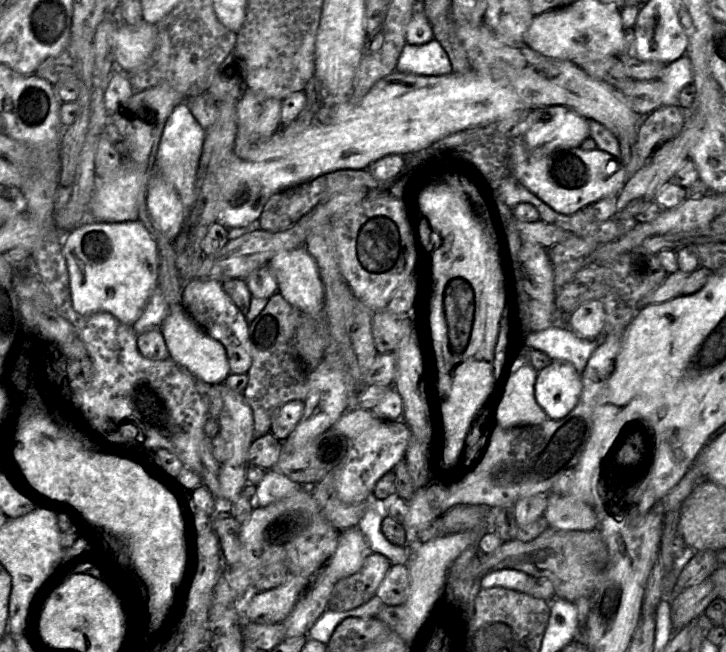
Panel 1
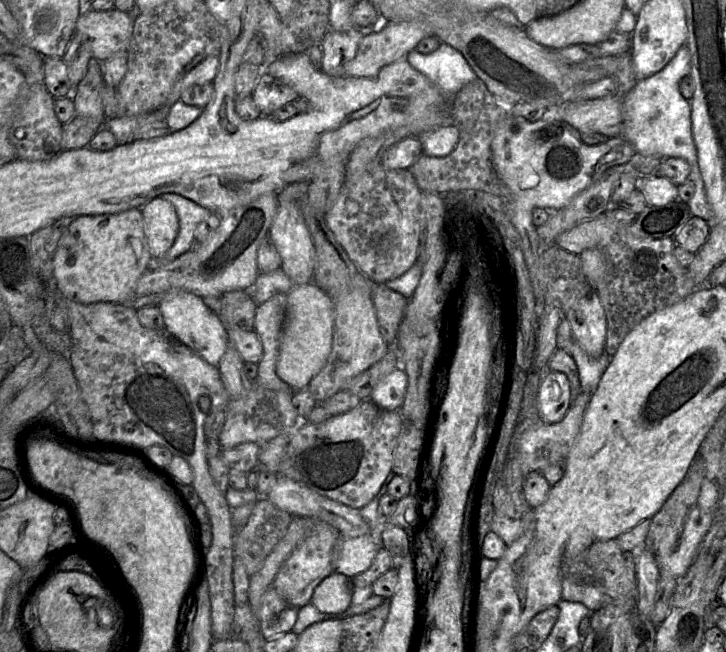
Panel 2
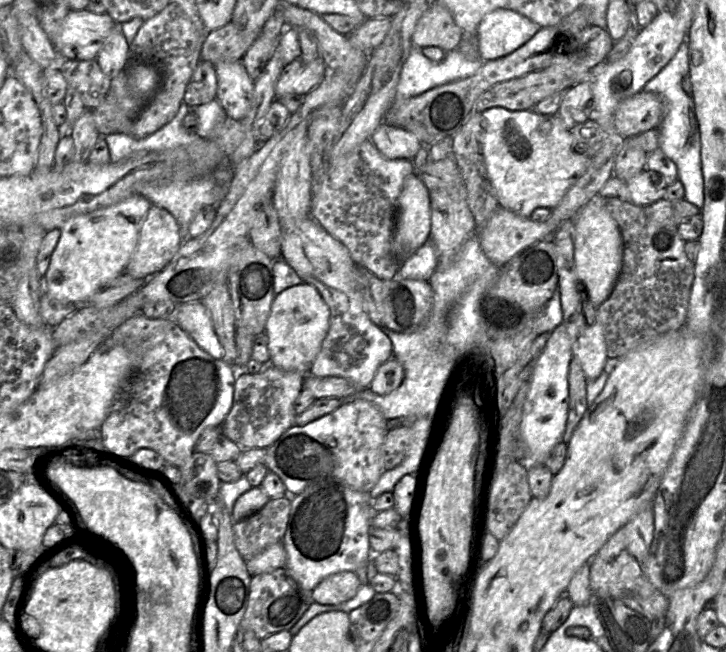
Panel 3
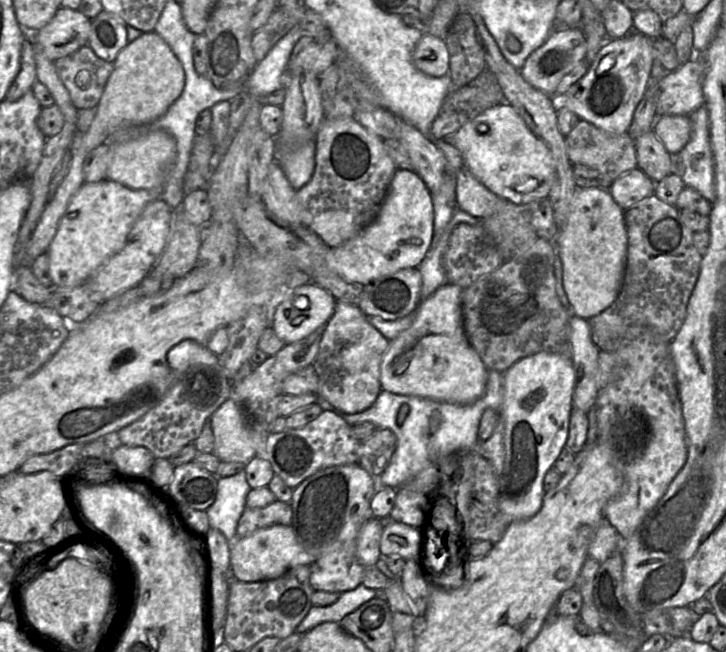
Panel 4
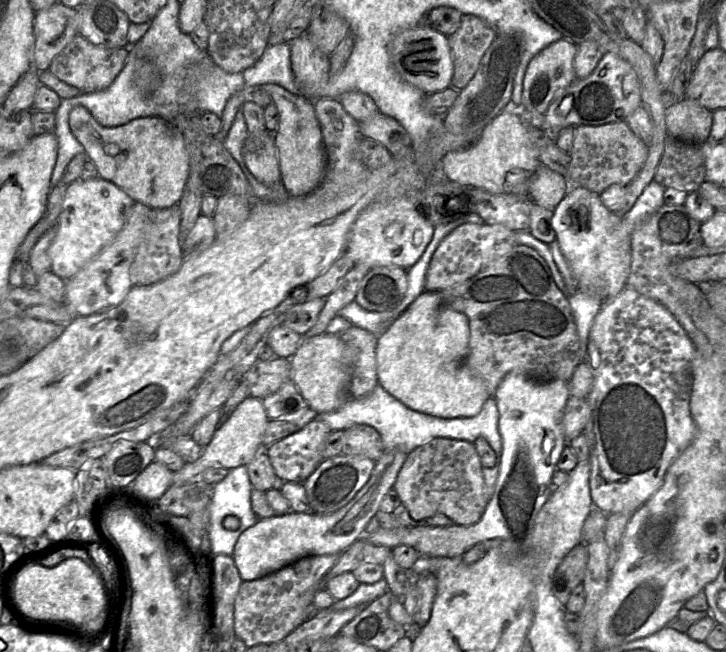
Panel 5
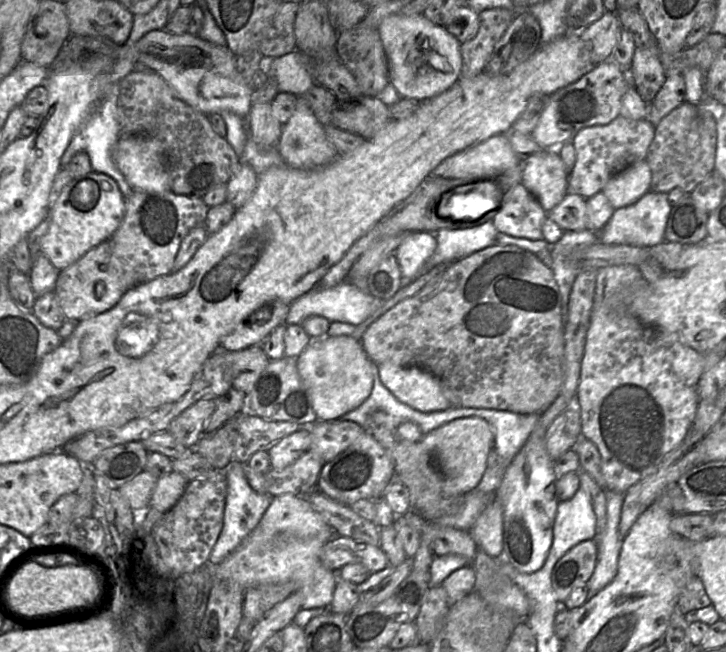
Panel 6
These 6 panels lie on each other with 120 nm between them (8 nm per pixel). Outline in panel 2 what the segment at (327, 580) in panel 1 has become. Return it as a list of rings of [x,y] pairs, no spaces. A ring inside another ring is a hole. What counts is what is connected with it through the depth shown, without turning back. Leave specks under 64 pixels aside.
[[[370,535],[342,537],[334,553],[334,571],[354,578],[372,564],[381,543],[375,543]]]

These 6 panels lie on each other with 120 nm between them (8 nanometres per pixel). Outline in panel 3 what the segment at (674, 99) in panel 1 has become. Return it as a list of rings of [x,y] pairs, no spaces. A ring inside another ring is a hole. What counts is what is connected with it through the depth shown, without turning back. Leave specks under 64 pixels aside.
[[[682,43],[669,63],[644,87],[643,91],[657,94],[666,107],[665,115],[658,126],[659,148],[677,166],[678,179],[685,189],[685,199],[700,210],[704,206],[704,178],[701,163],[701,134],[692,96],[683,87],[683,78],[690,72],[689,44]]]

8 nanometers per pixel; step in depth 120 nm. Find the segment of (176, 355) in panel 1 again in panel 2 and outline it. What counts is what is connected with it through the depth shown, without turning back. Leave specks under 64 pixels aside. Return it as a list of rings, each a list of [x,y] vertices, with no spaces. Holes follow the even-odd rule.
[[[181,289],[164,293],[159,303],[165,329],[179,341],[191,348],[209,364],[218,366],[229,345],[229,337],[222,318],[212,311],[202,297]]]

